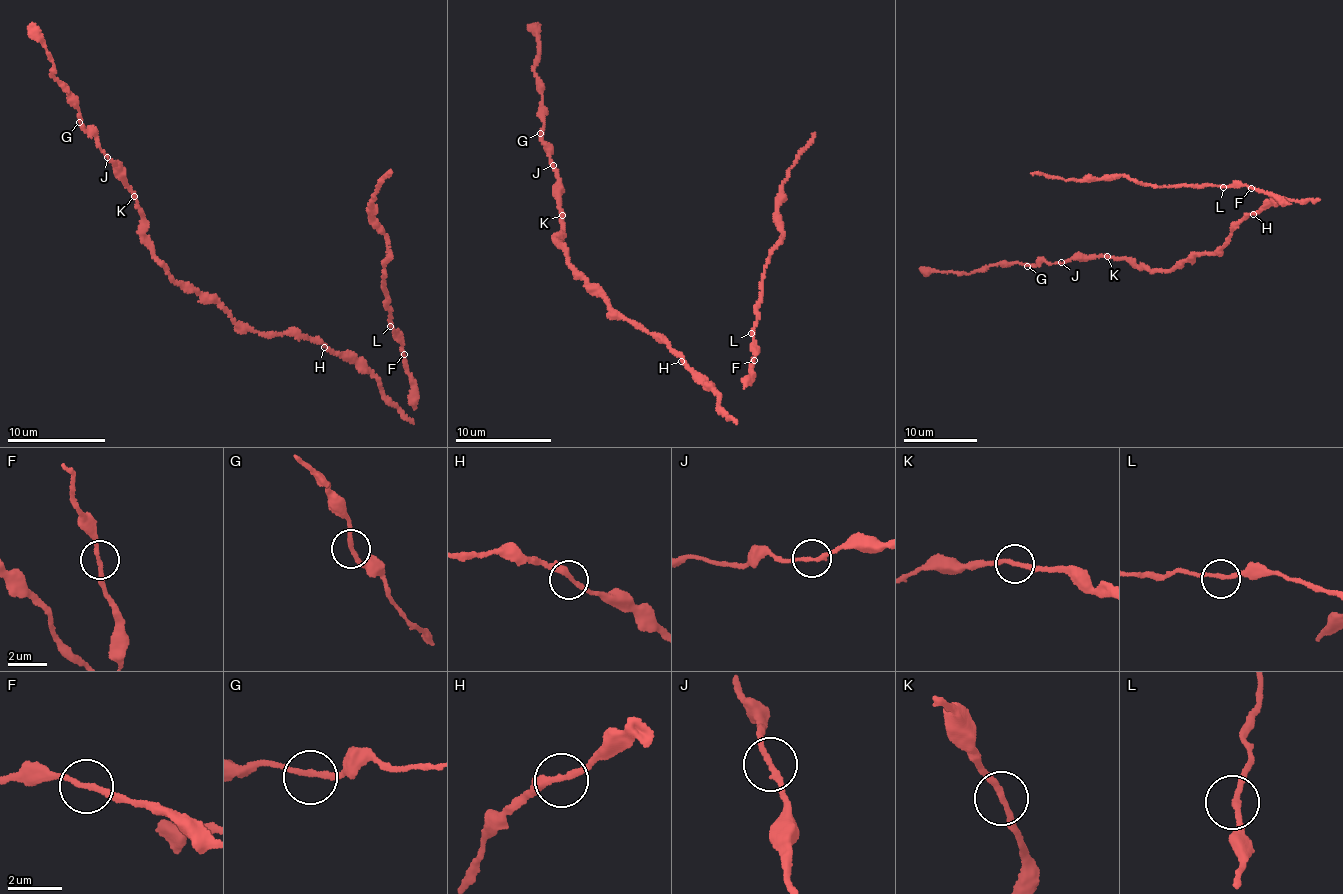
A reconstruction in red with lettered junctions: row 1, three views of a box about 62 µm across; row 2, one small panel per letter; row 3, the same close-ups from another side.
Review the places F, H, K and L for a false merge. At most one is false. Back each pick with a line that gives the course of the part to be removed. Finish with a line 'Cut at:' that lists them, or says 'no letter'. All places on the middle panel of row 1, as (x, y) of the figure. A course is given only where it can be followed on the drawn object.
Cut at: no letter

